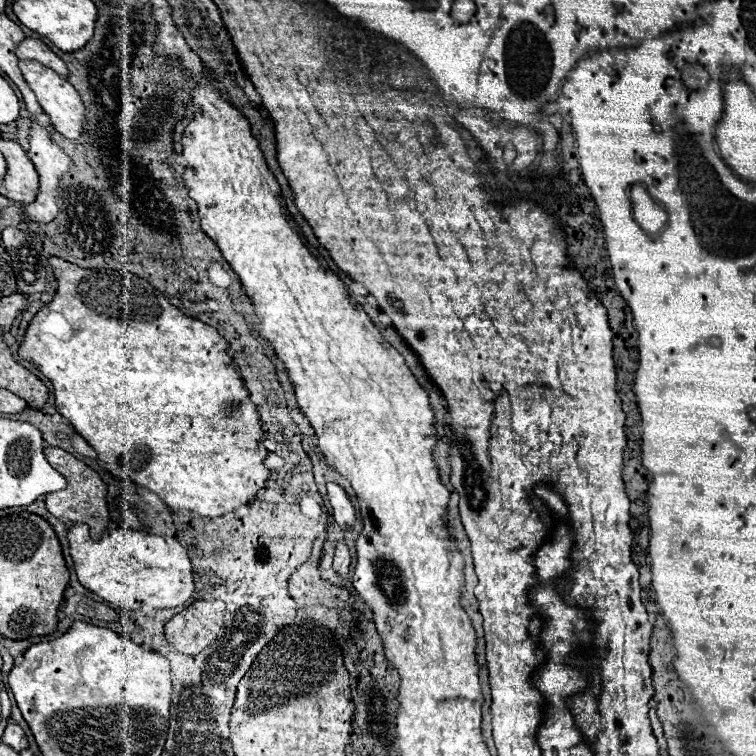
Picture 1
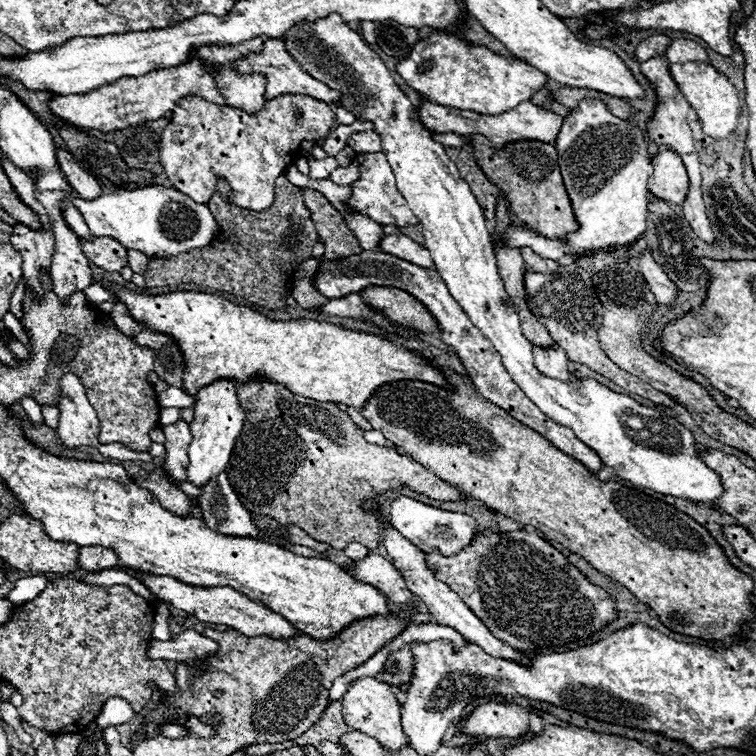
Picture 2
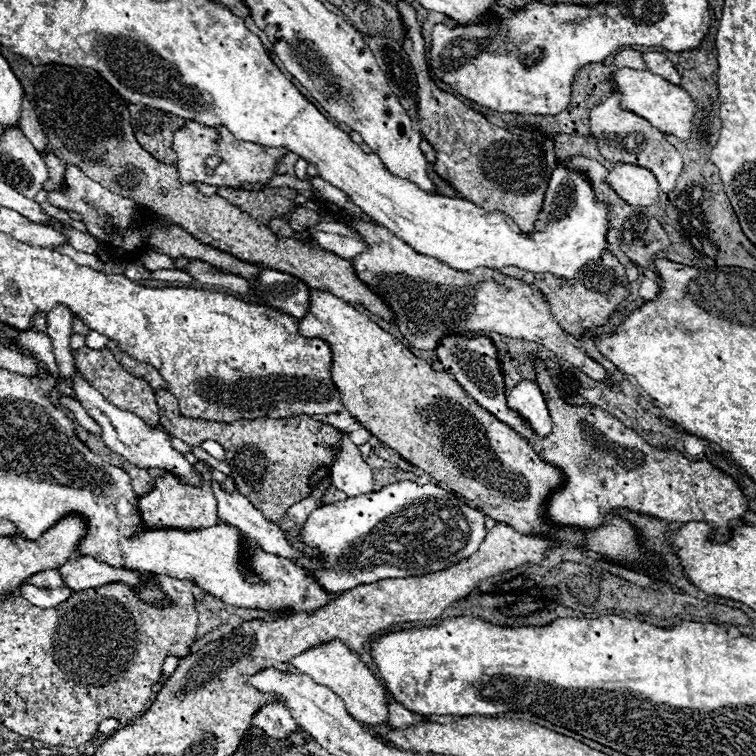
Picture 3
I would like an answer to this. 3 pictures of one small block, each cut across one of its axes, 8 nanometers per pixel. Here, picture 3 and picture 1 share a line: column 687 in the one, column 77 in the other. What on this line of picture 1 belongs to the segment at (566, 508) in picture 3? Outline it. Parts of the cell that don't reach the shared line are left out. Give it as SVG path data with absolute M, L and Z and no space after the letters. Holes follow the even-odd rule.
M48 446L44 450L44 454L46 454L48 462L54 464L54 468L68 480L68 486L66 488L62 488L62 490L52 492L52 494L46 496L46 508L48 508L48 512L54 514L60 520L66 520L66 522L82 522L82 524L88 524L90 526L90 536L94 540L100 540L102 538L102 532L106 530L106 526L110 522L108 504L106 504L108 488L106 488L104 480L88 464L84 464L78 458L74 458L70 452L66 452L62 448Z

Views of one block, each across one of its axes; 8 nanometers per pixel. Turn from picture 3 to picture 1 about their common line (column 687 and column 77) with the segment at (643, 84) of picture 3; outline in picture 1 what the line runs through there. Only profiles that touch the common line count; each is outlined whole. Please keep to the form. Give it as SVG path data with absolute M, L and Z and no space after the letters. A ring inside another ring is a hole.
M20 60L20 70L28 82L28 86L36 92L36 98L38 102L42 104L44 112L48 114L50 122L52 122L52 128L58 130L62 136L70 138L70 140L76 140L84 134L84 122L86 122L86 106L80 98L80 94L74 90L74 86L62 78L60 74L56 74L54 70L34 62L34 60Z

